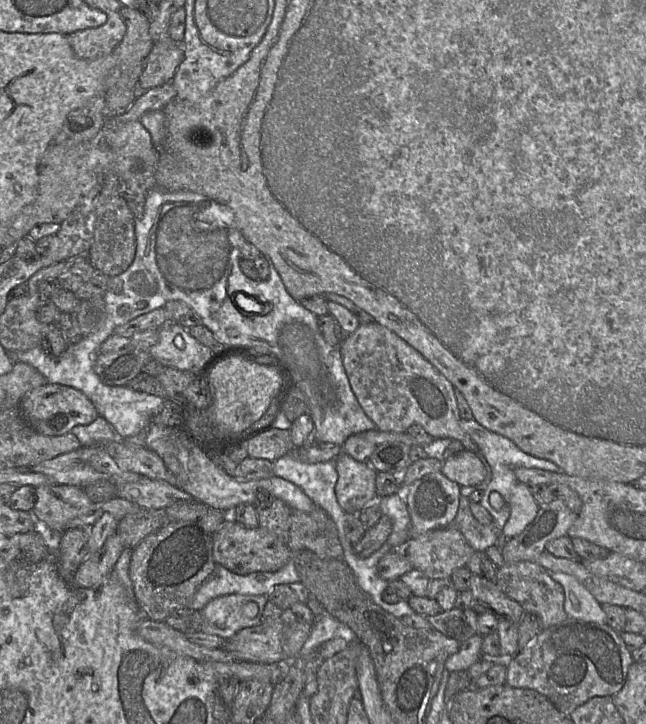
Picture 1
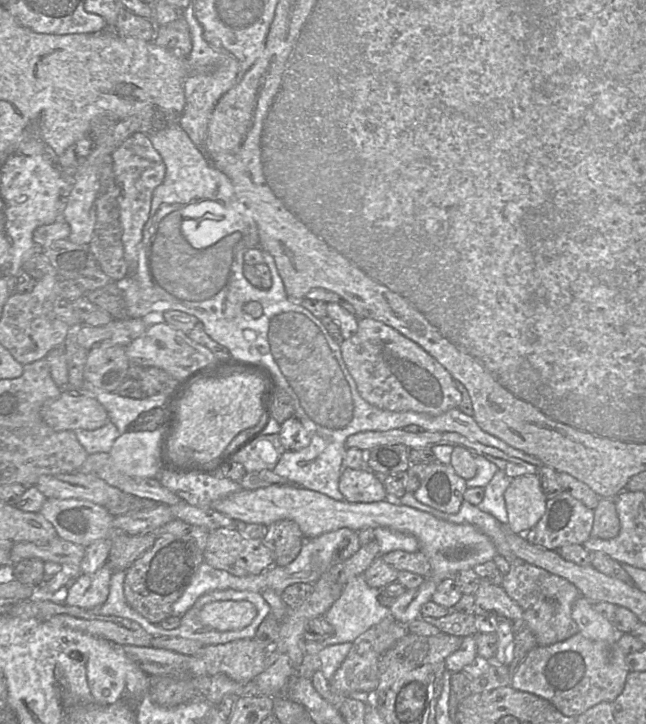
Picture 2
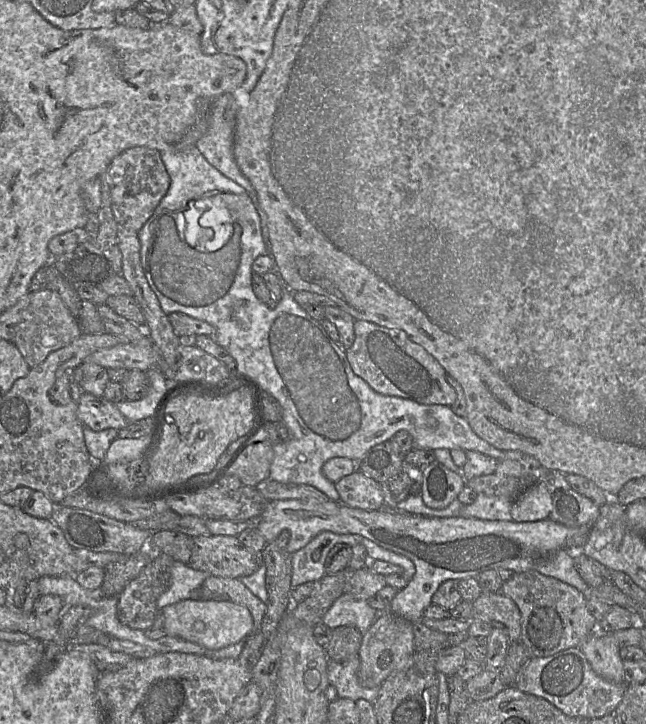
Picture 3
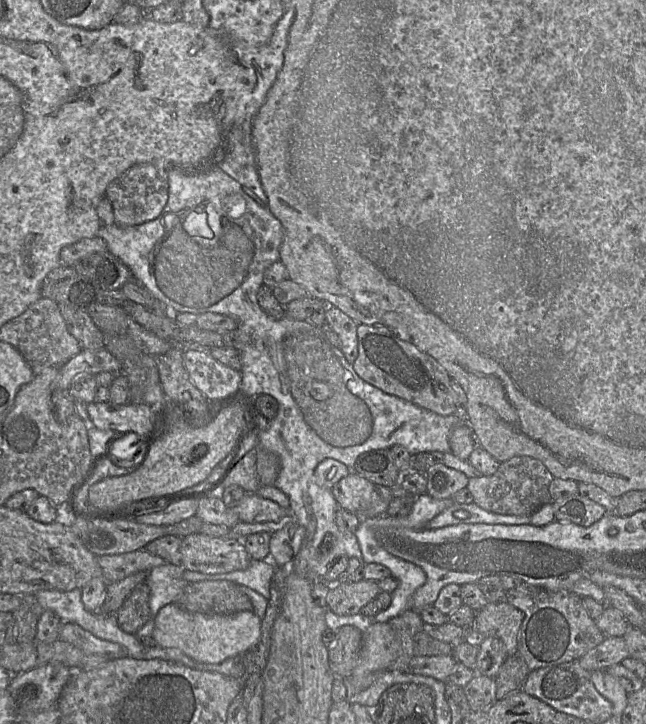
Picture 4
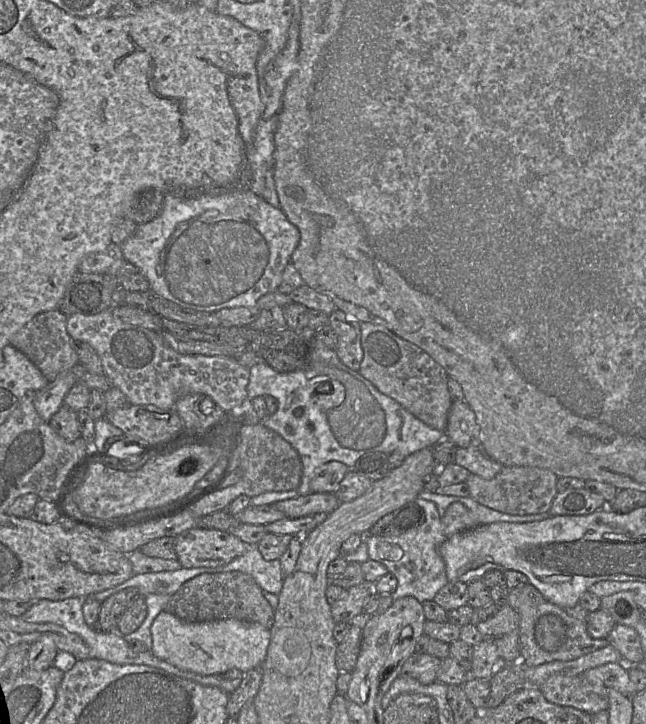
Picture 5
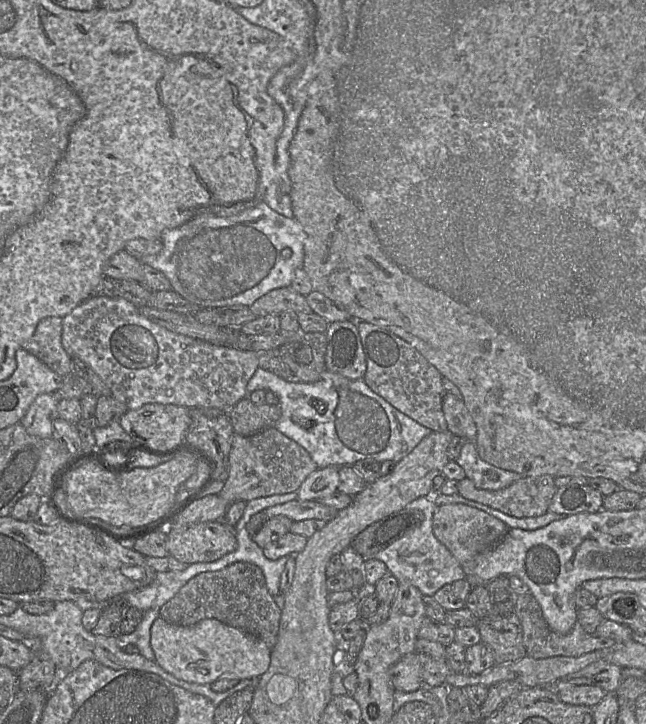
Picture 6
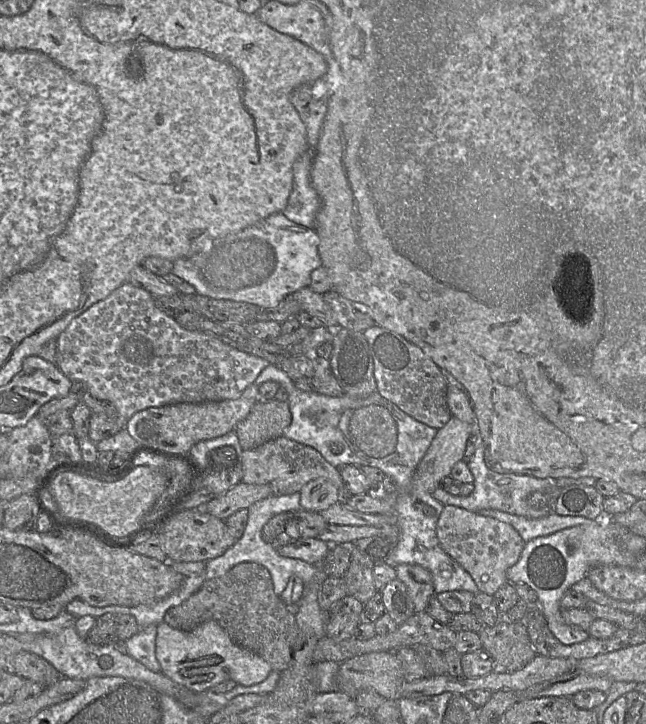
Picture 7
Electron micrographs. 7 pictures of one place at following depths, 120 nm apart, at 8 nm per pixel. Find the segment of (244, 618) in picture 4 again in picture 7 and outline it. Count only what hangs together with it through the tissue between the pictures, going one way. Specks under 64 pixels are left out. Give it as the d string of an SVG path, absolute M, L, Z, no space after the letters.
M207 621L190 631L180 631L161 622L156 626L156 658L162 673L193 692L203 692L230 680L251 686L264 681L272 671L260 656L235 644L215 622Z

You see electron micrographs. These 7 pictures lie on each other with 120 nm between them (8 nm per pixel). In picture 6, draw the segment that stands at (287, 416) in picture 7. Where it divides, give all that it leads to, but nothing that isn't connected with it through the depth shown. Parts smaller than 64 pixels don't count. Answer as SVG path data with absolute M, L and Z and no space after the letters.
M249 396L228 410L234 432L242 436L251 436L273 426L281 413L280 405L256 405Z

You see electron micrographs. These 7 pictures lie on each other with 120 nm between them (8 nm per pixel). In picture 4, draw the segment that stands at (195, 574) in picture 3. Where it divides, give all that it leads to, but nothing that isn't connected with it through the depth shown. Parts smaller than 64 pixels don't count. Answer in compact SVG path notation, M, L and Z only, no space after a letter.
M165 563L148 571L146 582L151 591L151 616L146 624L135 635L142 641L146 636L153 636L156 618L167 604L178 603L188 582L184 579L184 567Z

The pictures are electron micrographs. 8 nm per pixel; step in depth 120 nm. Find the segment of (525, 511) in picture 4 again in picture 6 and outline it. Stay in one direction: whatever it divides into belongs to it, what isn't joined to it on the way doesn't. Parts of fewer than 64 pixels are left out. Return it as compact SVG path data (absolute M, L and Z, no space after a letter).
M551 475L524 476L510 486L500 490L477 488L469 478L459 481L459 495L466 499L479 502L516 518L527 518L544 515L557 492L555 477Z

